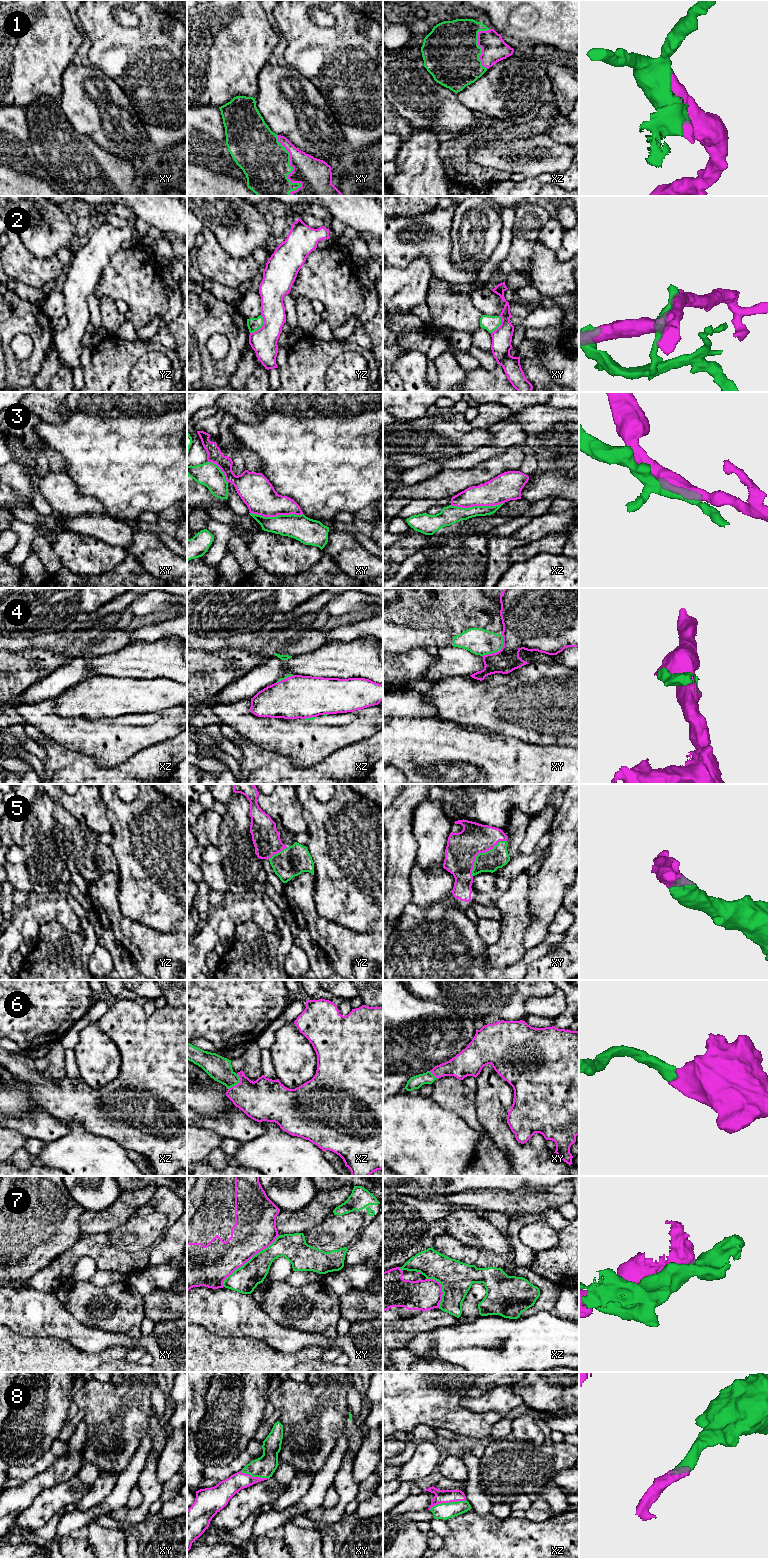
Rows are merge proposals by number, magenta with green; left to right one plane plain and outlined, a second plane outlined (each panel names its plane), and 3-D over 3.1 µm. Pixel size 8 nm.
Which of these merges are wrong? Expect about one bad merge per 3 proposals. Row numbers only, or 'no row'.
2, 3, 4, 7

